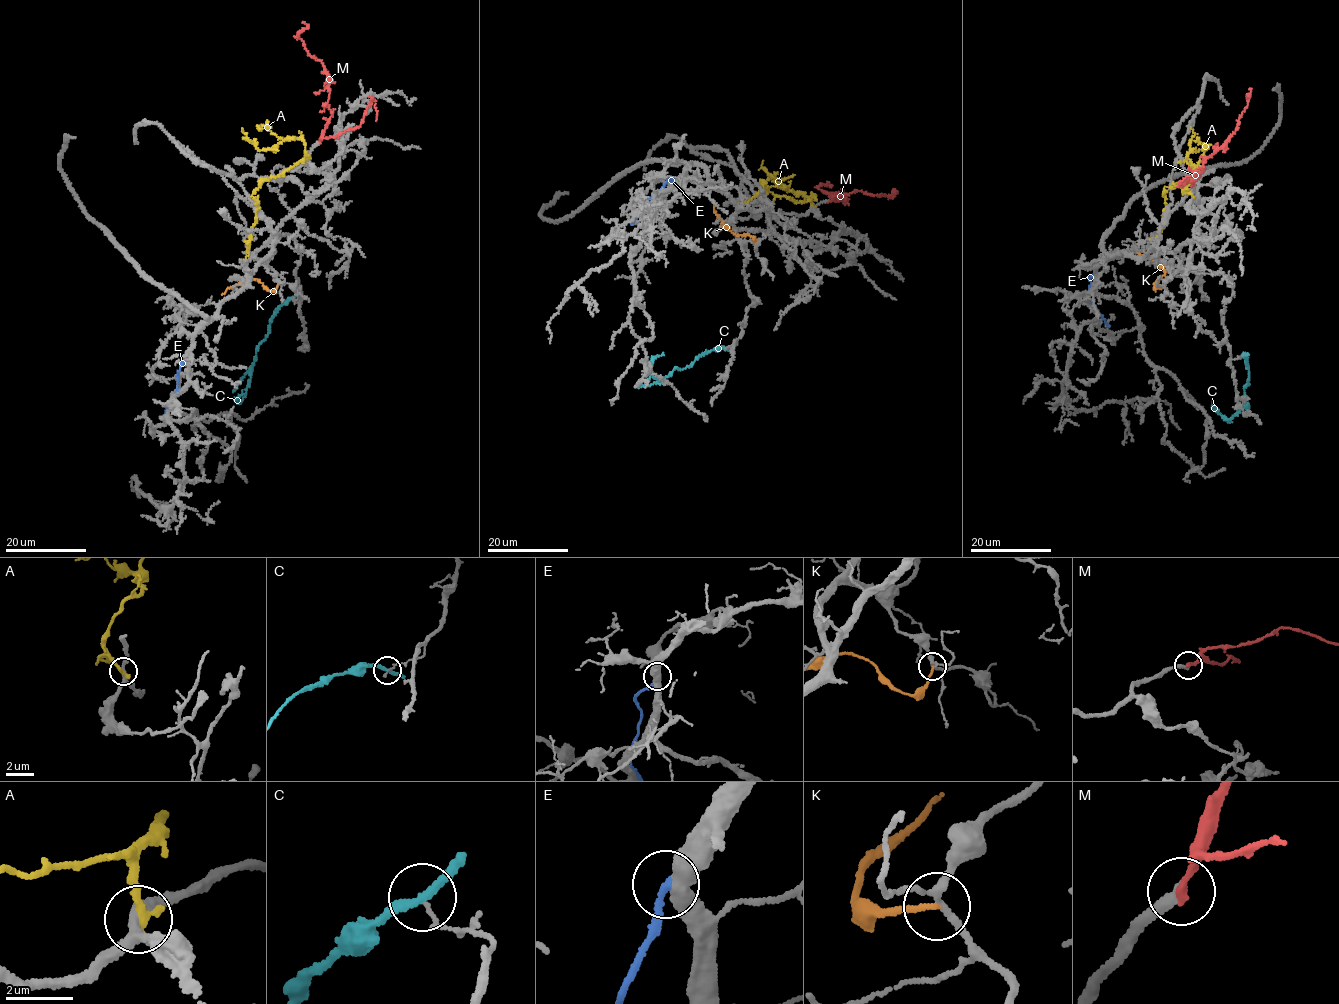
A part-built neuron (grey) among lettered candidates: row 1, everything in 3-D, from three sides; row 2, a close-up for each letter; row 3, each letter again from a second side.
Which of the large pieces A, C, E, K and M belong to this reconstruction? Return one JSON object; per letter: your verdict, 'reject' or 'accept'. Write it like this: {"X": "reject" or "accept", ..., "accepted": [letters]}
{"A": "reject", "C": "reject", "E": "reject", "K": "reject", "M": "reject", "accepted": []}

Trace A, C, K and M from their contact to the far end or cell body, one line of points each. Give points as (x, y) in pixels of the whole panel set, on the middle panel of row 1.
A: (812, 208), (811, 200), (799, 202), (767, 191), (759, 181), (765, 182), (756, 196), (741, 206), (736, 203)
C: (726, 348), (710, 350), (689, 367), (673, 368), (663, 380), (650, 371), (650, 363), (663, 351)
K: (756, 244), (750, 235), (737, 235), (724, 226), (716, 214), (712, 200)
M: (828, 201), (846, 197), (842, 195), (844, 198), (837, 198), (821, 190), (818, 186), (830, 185), (826, 182)

